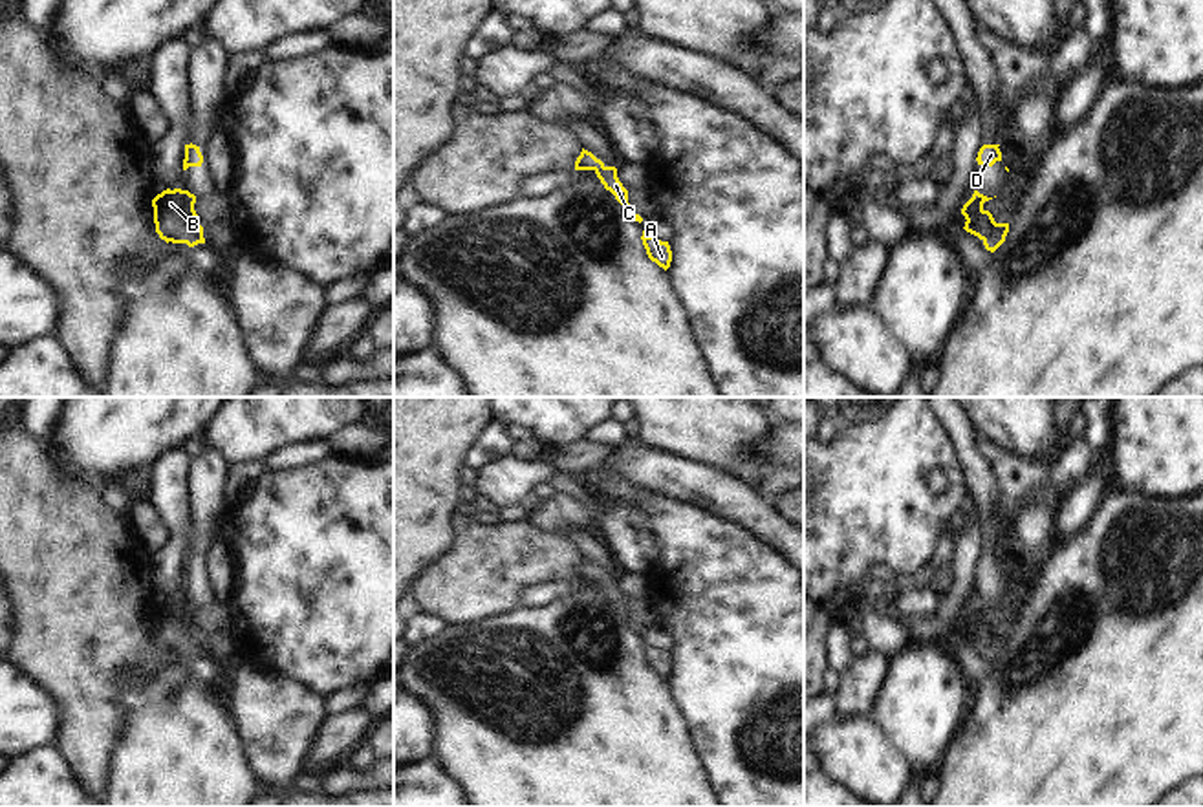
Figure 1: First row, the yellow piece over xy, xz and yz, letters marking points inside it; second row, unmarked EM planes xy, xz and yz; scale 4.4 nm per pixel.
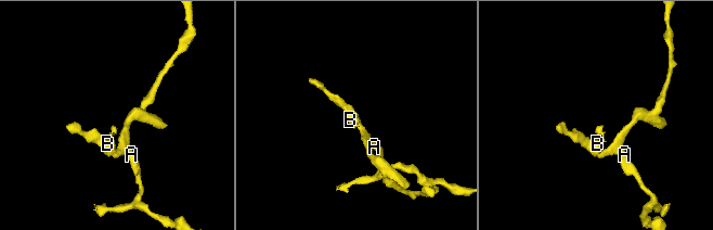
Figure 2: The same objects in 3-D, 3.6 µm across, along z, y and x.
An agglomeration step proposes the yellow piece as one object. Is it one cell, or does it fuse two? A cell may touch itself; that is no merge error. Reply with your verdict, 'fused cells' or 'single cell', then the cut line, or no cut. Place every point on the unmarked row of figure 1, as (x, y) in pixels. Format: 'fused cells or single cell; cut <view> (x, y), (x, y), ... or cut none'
single cell; cut none

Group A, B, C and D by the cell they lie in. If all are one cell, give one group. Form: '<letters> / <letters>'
A B C D

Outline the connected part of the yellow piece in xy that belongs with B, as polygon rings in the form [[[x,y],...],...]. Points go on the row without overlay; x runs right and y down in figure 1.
[[[167,598],[152,609],[156,642],[167,653],[205,653],[203,637],[194,620],[196,606],[181,598]]]

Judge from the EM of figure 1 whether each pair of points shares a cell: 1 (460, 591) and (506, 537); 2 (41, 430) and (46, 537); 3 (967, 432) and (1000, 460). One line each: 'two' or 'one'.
1: one
2: two
3: two

